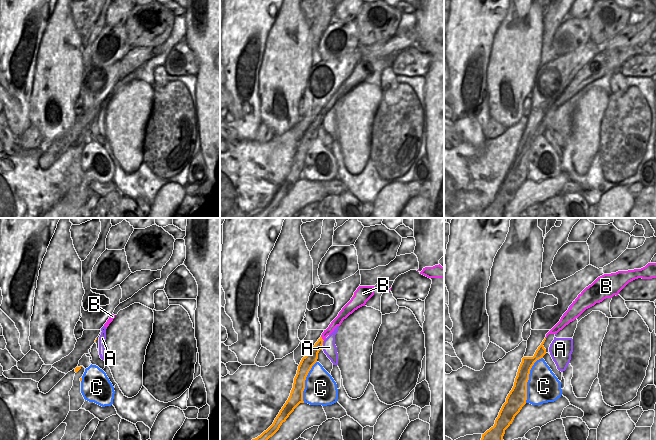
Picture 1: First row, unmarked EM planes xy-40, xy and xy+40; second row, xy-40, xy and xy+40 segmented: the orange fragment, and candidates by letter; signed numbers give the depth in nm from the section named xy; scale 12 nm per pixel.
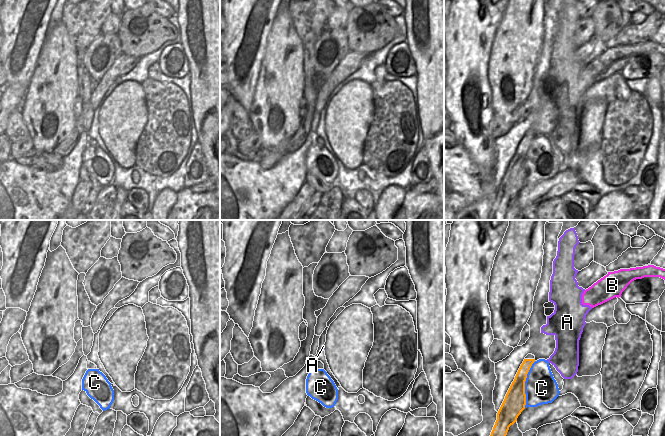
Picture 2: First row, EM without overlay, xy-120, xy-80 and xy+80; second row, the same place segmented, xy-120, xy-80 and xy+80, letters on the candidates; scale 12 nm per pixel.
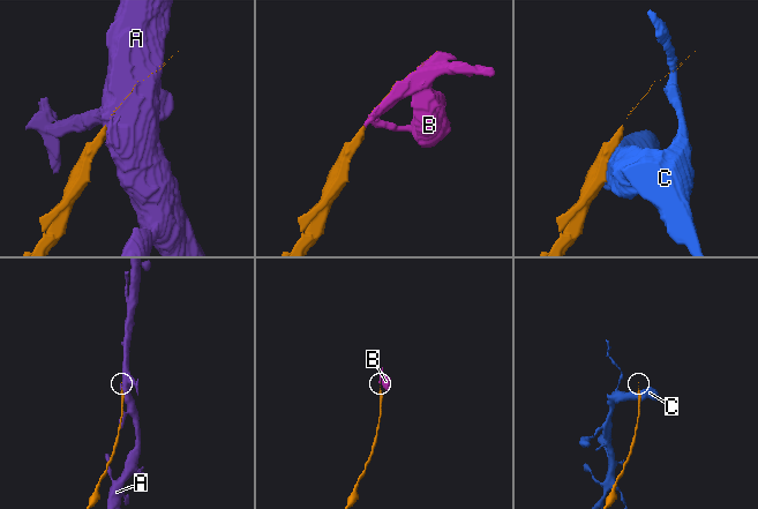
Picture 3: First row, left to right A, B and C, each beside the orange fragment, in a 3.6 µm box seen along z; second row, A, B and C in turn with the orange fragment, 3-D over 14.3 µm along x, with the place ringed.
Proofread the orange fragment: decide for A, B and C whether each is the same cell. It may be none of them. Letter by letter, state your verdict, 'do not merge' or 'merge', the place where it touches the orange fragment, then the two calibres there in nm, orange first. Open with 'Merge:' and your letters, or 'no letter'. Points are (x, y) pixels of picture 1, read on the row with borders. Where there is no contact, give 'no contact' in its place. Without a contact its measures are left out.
Merge: no letter
A: do not merge | xy (322, 342) | 150/160 nm
B: do not merge | xy (321, 338) | 140/90 nm
C: do not merge | xy+40 (528, 379) | 220/400 nm

